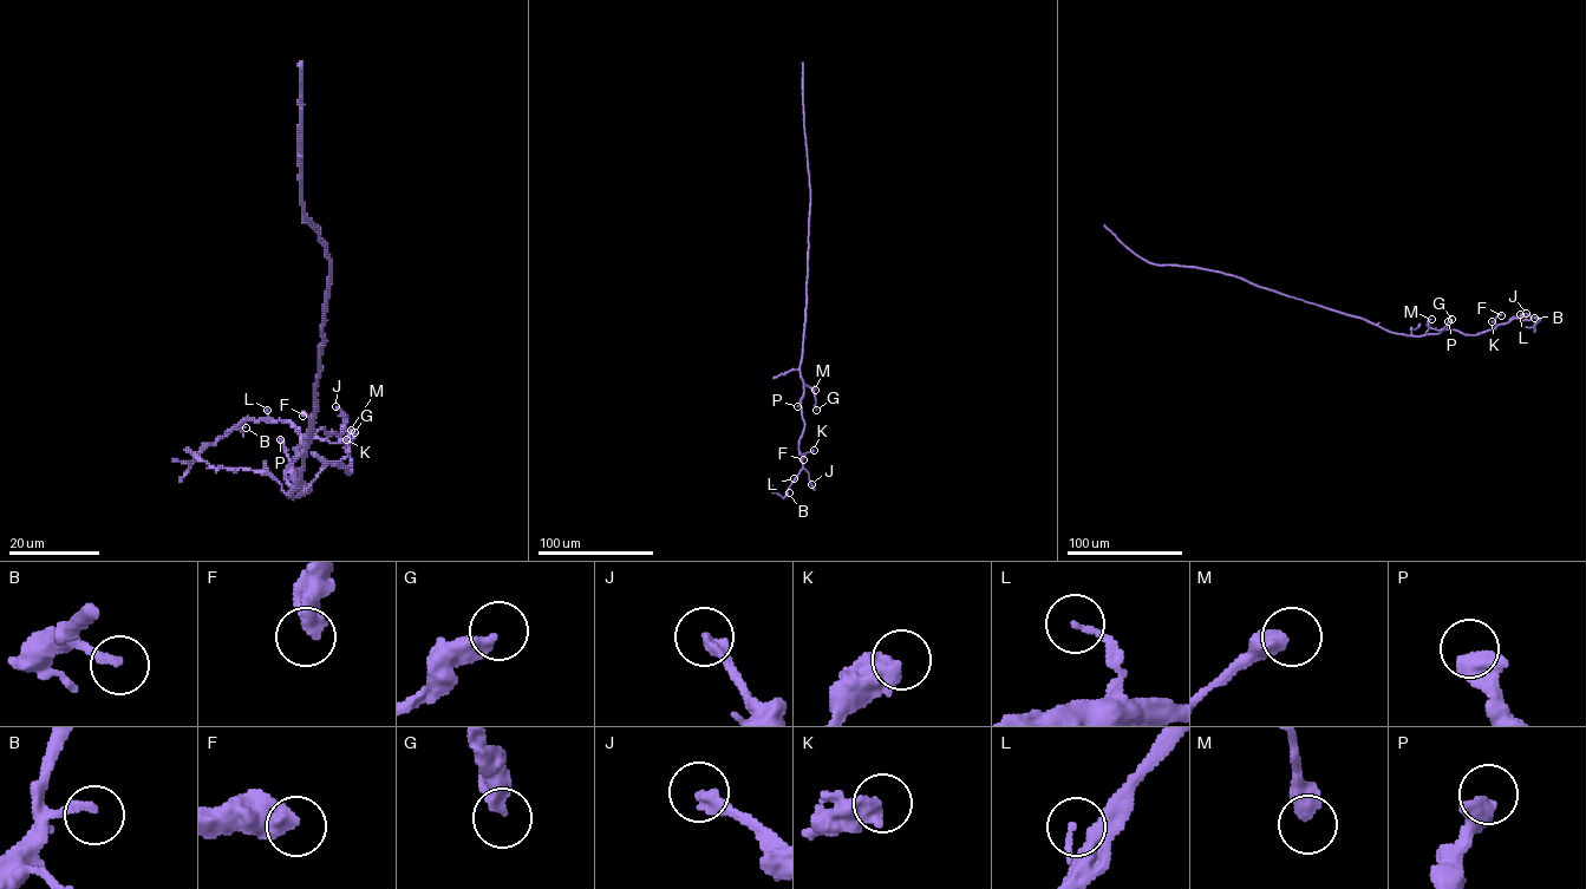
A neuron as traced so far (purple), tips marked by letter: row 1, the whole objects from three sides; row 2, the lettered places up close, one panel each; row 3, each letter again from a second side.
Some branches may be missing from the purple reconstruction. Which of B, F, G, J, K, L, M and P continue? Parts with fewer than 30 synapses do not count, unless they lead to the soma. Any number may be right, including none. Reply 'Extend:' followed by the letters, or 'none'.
Extend: none

